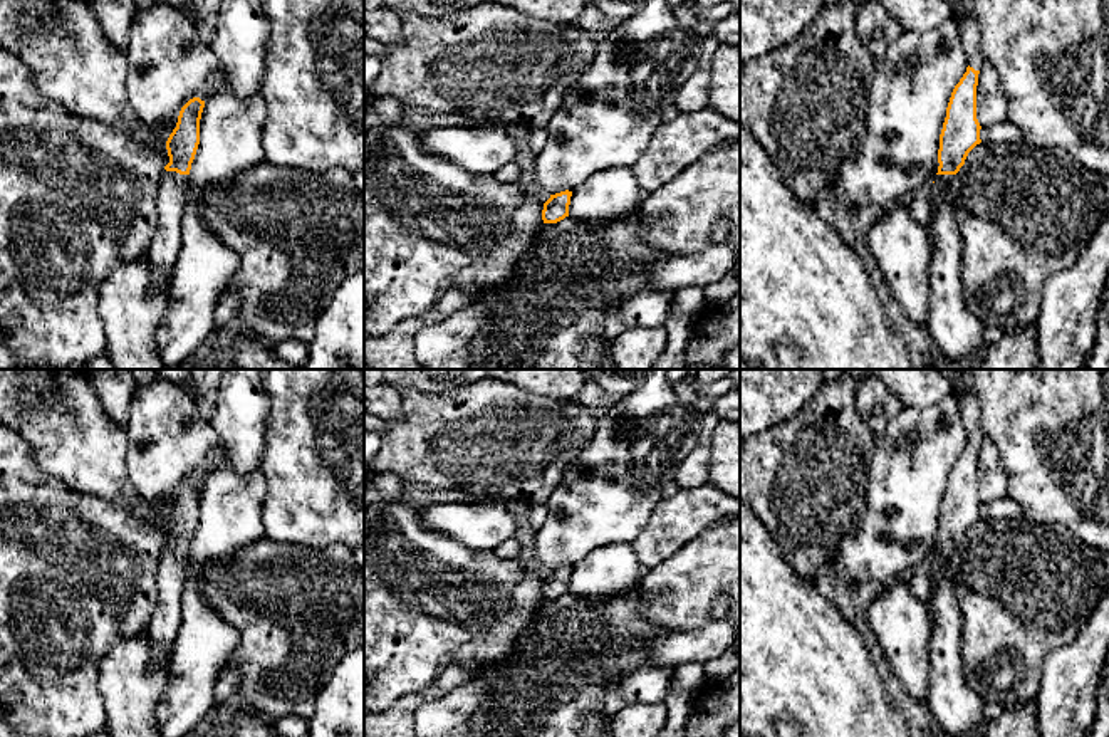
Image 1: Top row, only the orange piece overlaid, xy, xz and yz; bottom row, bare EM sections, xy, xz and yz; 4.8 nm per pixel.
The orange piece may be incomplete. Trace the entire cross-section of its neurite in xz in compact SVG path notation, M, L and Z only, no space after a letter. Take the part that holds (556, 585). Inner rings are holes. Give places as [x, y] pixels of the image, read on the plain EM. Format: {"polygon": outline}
{"polygon": "M565 566L555 571L544 579L542 596L544 599L557 599L569 593L569 581L570 581L572 567Z"}

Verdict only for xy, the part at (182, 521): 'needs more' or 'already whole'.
needs more

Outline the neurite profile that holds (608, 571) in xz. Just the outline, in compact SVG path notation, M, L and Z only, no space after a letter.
M629 542L601 546L572 566L569 591L592 599L609 599L636 586L643 571Z

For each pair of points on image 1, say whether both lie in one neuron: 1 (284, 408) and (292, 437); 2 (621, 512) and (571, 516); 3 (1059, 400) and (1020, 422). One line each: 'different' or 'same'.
1: same
2: same
3: same

